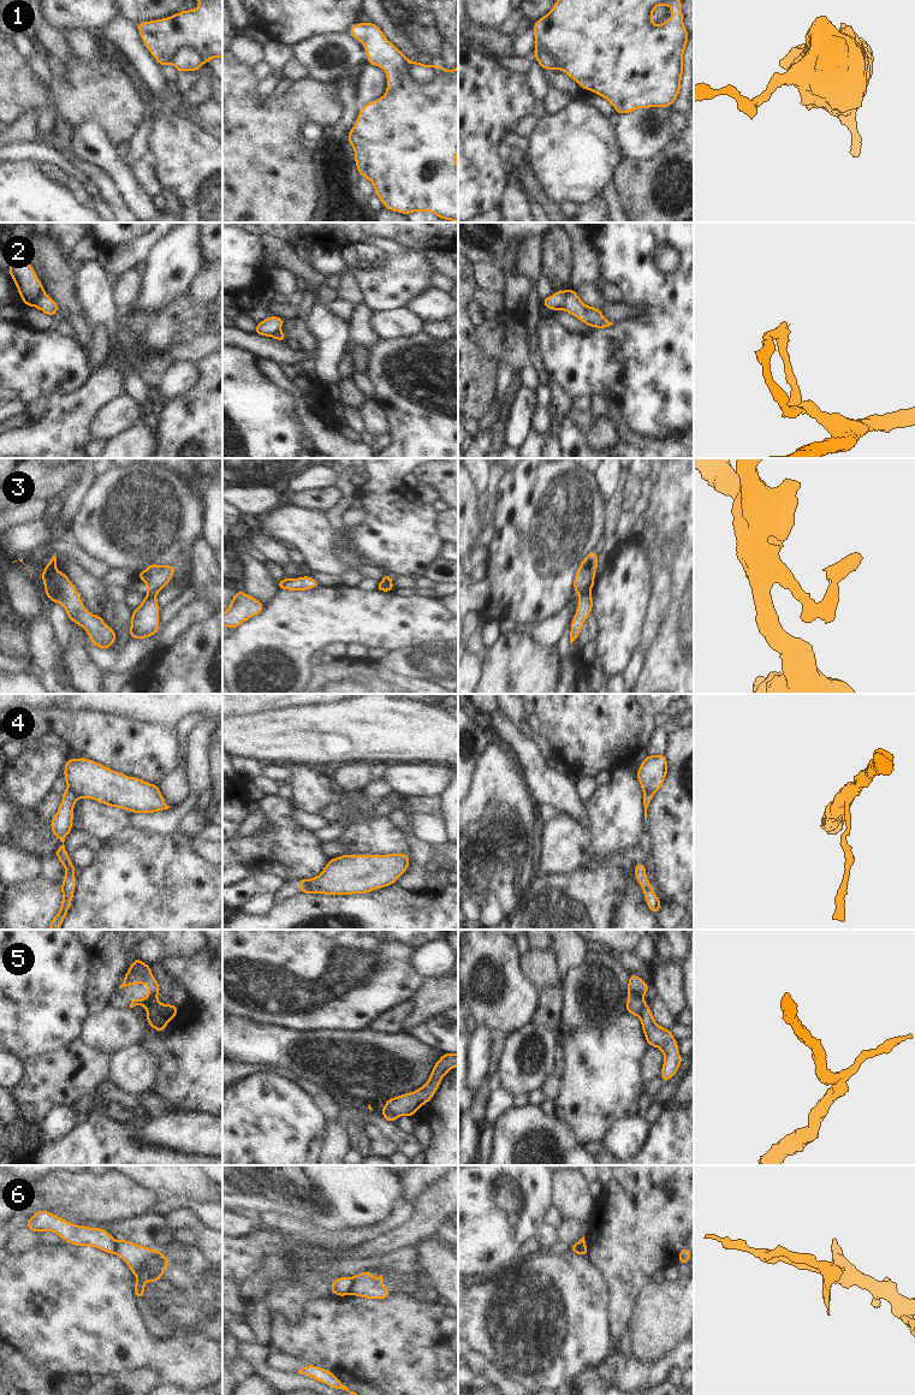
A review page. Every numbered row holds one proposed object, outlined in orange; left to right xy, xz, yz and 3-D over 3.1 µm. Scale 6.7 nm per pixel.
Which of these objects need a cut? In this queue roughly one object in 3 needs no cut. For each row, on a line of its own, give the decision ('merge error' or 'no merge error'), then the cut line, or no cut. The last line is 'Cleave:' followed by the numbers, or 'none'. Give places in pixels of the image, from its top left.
1: merge error | xz (438, 65), (435, 75), (427, 83), (419, 83), (409, 72)
2: merge error | yz (571, 289), (560, 308)
3: merge error | yz (588, 592), (578, 594)
4: merge error | xy (67, 788), (78, 797)
5: merge error | xy (147, 1008), (154, 1008), (168, 1021)
6: merge error | xz (351, 1277), (351, 1289), (349, 1293)
Cleave: 1, 2, 3, 4, 5, 6

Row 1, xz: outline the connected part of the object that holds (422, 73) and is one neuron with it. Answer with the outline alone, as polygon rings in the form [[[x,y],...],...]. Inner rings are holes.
[[[412,61],[410,73],[418,84],[428,84],[436,73],[438,65],[424,65],[418,61]]]

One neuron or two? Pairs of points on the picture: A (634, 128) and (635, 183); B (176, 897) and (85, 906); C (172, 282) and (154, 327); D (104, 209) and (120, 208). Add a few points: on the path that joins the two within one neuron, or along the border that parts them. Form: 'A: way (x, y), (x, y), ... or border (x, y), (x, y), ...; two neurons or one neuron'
A: border (661, 150), (646, 161), (625, 160); two neurons
B: way (153, 900), (144, 906), (108, 906); one neuron
C: border (185, 292), (160, 309), (134, 315); two neurons
D: border (104, 201), (111, 209); two neurons

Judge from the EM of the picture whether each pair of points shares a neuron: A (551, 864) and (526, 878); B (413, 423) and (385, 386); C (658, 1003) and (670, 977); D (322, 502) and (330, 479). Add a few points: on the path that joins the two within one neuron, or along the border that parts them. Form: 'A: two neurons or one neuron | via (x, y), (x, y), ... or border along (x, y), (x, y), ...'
A: two neurons | border along (539, 862), (536, 868)
B: one neuron | via (413, 414), (394, 396)
C: two neurons | border along (654, 992), (677, 1019)
D: two neurons | border along (344, 485), (299, 491)

